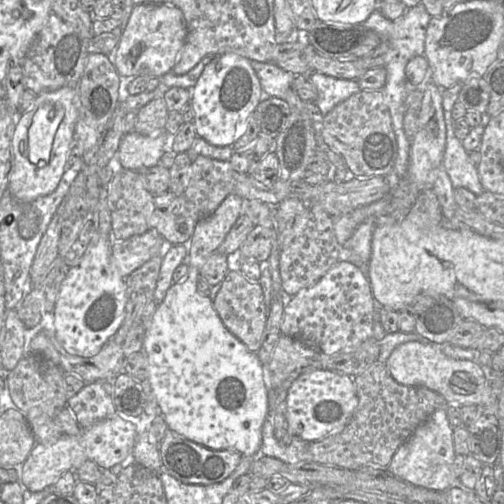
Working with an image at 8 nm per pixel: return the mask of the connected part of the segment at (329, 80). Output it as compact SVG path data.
M310 71L307 78L317 90L315 105L323 115L361 90L357 80L335 78L314 71Z

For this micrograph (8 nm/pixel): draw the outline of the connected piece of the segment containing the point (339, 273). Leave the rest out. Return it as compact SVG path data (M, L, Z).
M339 261L317 283L287 300L281 334L327 355L352 352L373 337L375 311L368 279L351 262Z

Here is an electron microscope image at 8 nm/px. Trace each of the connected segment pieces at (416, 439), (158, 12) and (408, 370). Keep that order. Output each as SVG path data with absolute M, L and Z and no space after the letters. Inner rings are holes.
M437 409L397 449L387 467L387 472L413 485L443 491L453 485L455 455L453 428L448 422L446 410Z
M137 4L133 7L117 47L107 56L121 77L161 77L173 70L186 36L186 22L178 7L170 4Z
M409 341L397 346L386 361L391 376L400 384L422 386L442 395L448 404L494 405L481 365L470 360L447 357L438 344Z

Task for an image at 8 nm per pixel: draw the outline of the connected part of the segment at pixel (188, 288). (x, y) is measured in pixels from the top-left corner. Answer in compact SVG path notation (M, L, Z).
M230 193L211 215L197 221L190 240L182 244L187 248L188 275L182 282L173 283L163 301L157 305L151 326L145 333L142 350L148 359L148 381L169 430L211 450L230 450L254 457L261 448L262 427L268 414L263 365L257 353L250 351L226 328L214 308L213 300L197 290L200 269L217 252L243 212L245 203L240 196Z

